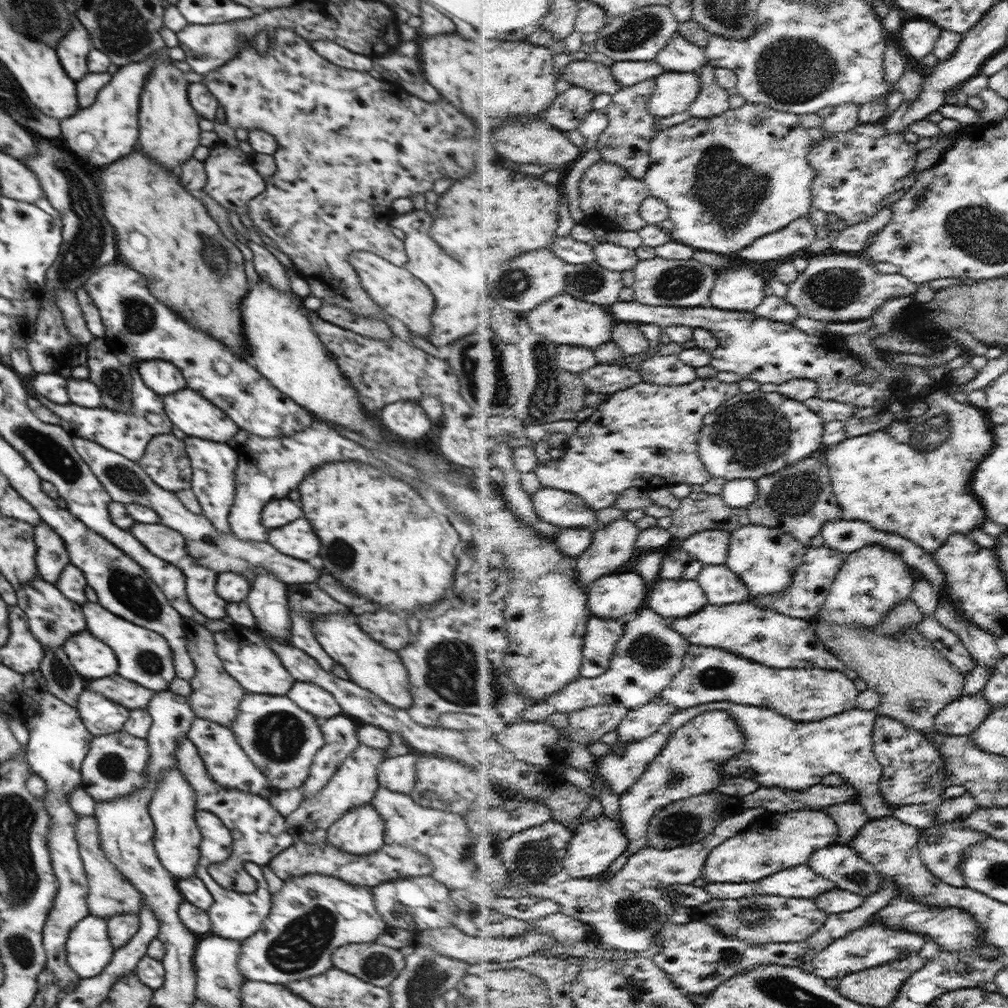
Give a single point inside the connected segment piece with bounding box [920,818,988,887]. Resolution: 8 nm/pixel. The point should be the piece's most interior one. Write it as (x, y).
(943, 847)

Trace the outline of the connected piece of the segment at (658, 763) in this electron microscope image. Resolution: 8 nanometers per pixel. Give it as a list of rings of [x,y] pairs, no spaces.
[[[726,710],[707,711],[678,730],[641,781],[620,796],[622,821],[631,840],[630,851],[634,854],[650,847],[650,823],[666,806],[685,798],[717,794],[717,788],[731,776],[723,771],[725,764],[744,753],[747,742],[738,719]]]

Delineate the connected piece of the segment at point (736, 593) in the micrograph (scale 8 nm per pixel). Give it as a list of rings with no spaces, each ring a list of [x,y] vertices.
[[[706,565],[699,582],[705,587],[710,604],[724,606],[751,600],[750,587],[730,566]]]

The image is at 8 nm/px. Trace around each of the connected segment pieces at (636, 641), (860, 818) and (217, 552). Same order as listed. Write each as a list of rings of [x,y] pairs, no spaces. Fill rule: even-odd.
[[[651,606],[628,619],[628,629],[617,648],[613,665],[602,677],[591,678],[582,675],[561,692],[549,695],[547,701],[529,706],[522,714],[521,722],[548,722],[554,713],[568,715],[588,707],[606,705],[624,705],[629,709],[638,709],[650,704],[661,696],[673,684],[677,674],[685,668],[685,660],[693,644],[676,630],[670,620],[662,616]]]
[[[861,801],[834,805],[828,807],[826,811],[836,820],[838,828],[840,828],[840,838],[838,838],[837,844],[842,845],[851,845],[862,829],[873,819]]]
[[[74,437],[72,442],[76,453],[102,483],[111,501],[124,505],[140,504],[154,510],[159,516],[160,524],[179,532],[185,538],[188,553],[198,565],[204,566],[214,573],[218,572],[218,575],[224,572],[236,572],[236,574],[242,575],[248,568],[262,570],[262,572],[270,572],[278,580],[284,580],[290,584],[314,582],[322,574],[322,570],[312,568],[308,562],[300,562],[296,558],[290,558],[290,556],[278,552],[268,542],[240,542],[231,532],[217,531],[206,516],[194,514],[185,508],[176,494],[163,490],[159,484],[145,474],[136,462],[81,437]]]

